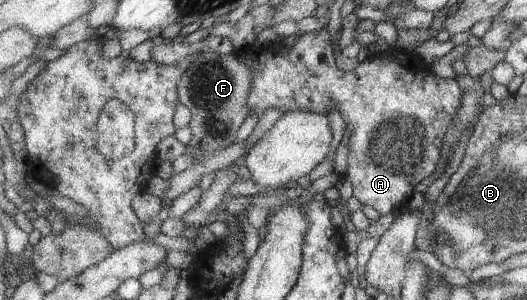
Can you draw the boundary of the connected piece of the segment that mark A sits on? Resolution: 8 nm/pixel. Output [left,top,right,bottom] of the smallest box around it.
[242,27,464,215]

